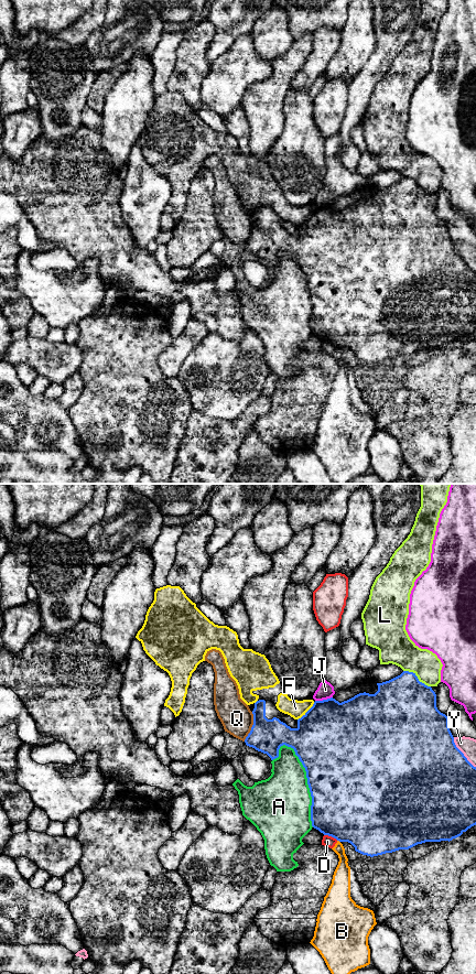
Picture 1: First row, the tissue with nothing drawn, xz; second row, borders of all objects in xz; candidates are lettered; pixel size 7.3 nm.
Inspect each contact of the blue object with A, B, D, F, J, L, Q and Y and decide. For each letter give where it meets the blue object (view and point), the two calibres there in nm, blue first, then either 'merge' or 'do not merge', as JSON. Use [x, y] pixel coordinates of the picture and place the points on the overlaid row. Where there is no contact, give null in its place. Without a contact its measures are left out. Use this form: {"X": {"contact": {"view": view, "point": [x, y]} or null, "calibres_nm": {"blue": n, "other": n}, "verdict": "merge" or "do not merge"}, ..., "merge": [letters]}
{"A": {"contact": {"view": "xz", "point": [307, 783]}, "calibres_nm": {"blue": 500, "other": 440}, "verdict": "do not merge"}, "B": {"contact": {"view": "xz", "point": [338, 840]}, "calibres_nm": {"blue": 500, "other": 120}, "verdict": "do not merge"}, "D": {"contact": {"view": "xz", "point": [331, 835]}, "calibres_nm": {"blue": 500, "other": 80}, "verdict": "do not merge"}, "F": {"contact": {"view": "xz", "point": [307, 711]}, "calibres_nm": {"blue": 500, "other": 130}, "verdict": "do not merge"}, "J": {"contact": {"view": "xz", "point": [323, 700]}, "calibres_nm": {"blue": 460, "other": 120}, "verdict": "do not merge"}, "L": {"contact": {"view": "xz", "point": [417, 678]}, "calibres_nm": {"blue": 460, "other": 220}, "verdict": "do not merge"}, "Q": {"contact": {"view": "xz", "point": [252, 726]}, "calibres_nm": {"blue": 240, "other": 240}, "verdict": "do not merge"}, "Y": {"contact": {"view": "xz", "point": [462, 753]}, "calibres_nm": {"blue": 500, "other": 120}, "verdict": "do not merge"}, "merge": []}

